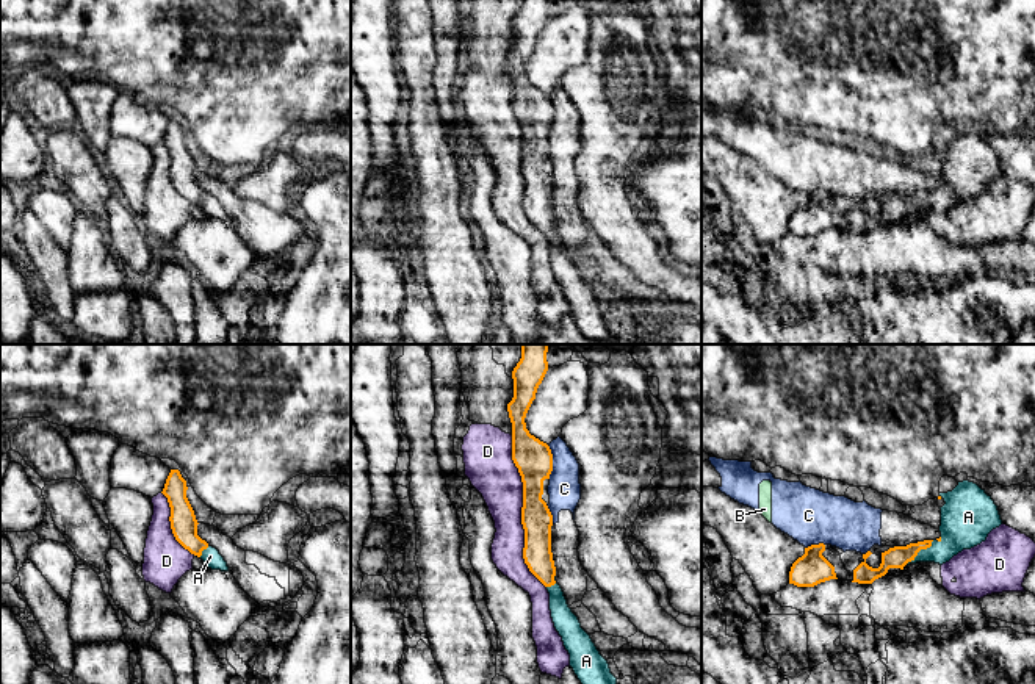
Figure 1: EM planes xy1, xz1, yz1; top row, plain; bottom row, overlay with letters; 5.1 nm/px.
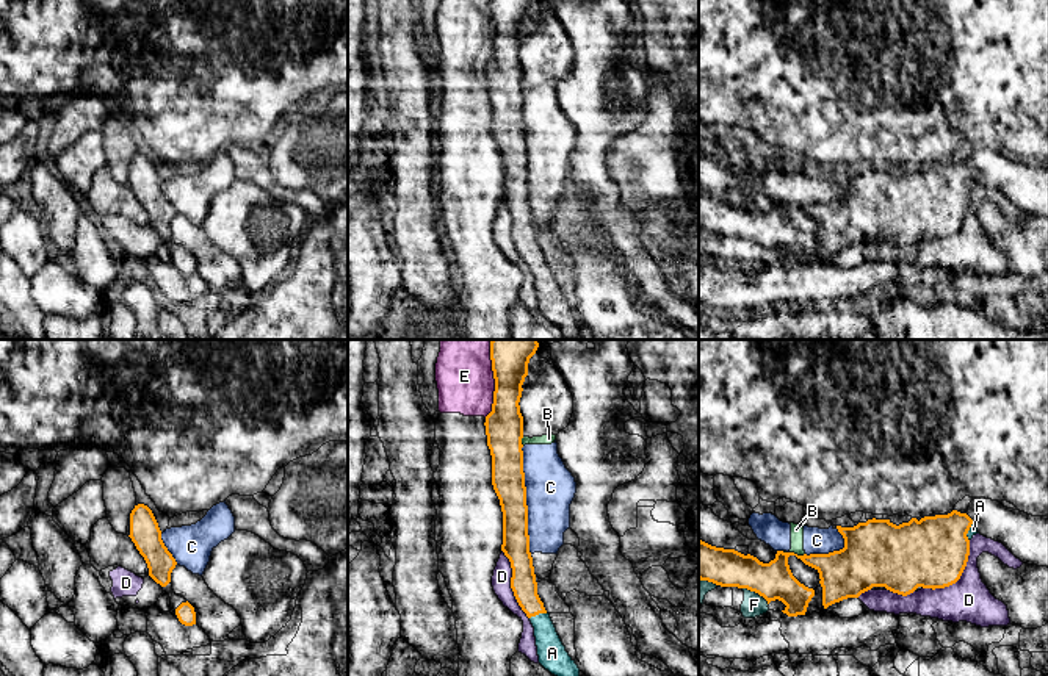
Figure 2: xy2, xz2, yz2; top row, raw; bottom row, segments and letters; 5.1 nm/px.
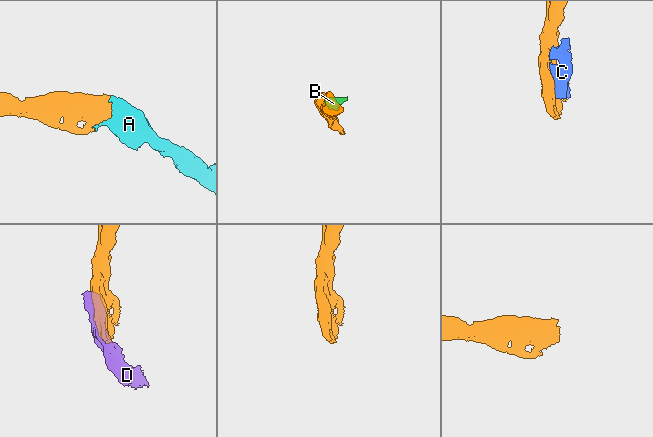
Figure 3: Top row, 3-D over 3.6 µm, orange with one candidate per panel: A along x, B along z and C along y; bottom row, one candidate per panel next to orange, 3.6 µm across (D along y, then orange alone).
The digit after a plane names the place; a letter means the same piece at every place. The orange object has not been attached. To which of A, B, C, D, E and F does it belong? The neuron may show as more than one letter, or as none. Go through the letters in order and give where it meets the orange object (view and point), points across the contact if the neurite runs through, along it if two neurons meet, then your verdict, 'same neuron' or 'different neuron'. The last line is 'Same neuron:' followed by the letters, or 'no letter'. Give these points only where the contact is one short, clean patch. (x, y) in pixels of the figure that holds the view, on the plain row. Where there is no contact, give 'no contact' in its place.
A: contact yz1 (919, 199); same neuron
B: contact yz2 (796, 204); border yz2 (790, 201), (804, 204); different neuron
C: contact xz2 (525, 149); different neuron
D: contact xz1 (522, 162); different neuron
E: contact xz2 (495, 33); different neuron
F: contact yz2 (757, 241); different neuron
Same neuron: A

